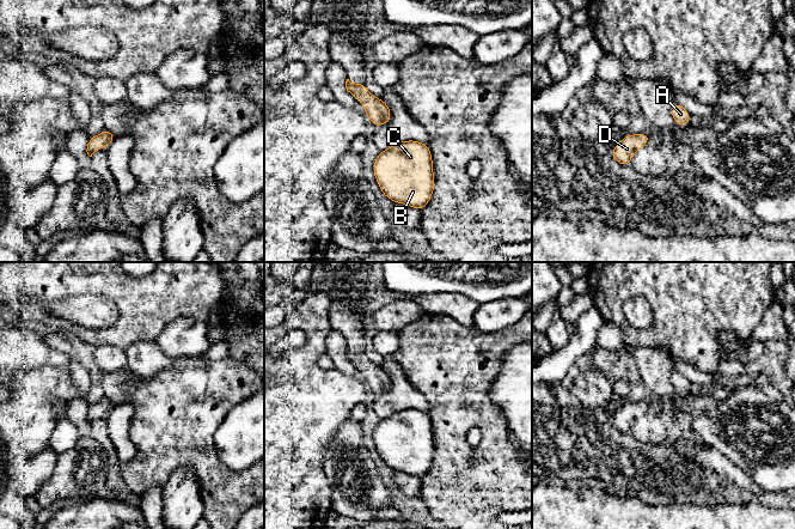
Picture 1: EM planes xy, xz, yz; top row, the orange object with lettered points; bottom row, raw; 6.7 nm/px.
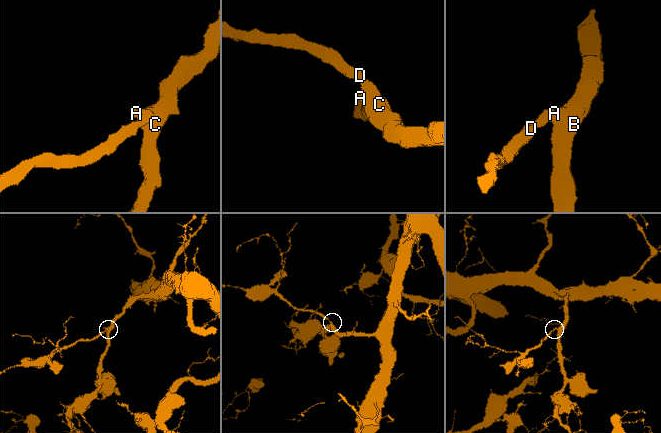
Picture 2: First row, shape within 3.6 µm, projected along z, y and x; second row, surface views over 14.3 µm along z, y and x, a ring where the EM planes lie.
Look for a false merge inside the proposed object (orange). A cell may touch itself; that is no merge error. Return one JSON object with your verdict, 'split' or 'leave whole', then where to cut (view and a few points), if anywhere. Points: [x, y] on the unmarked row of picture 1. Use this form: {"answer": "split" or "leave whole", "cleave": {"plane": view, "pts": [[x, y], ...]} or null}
{"answer": "leave whole", "cleave": null}

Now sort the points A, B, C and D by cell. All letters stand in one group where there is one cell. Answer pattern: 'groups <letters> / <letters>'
groups A B C D

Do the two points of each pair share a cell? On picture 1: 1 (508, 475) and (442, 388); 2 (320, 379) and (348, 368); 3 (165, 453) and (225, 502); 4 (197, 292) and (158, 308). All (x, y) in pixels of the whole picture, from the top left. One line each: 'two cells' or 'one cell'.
1: one cell
2: two cells
3: one cell
4: one cell

